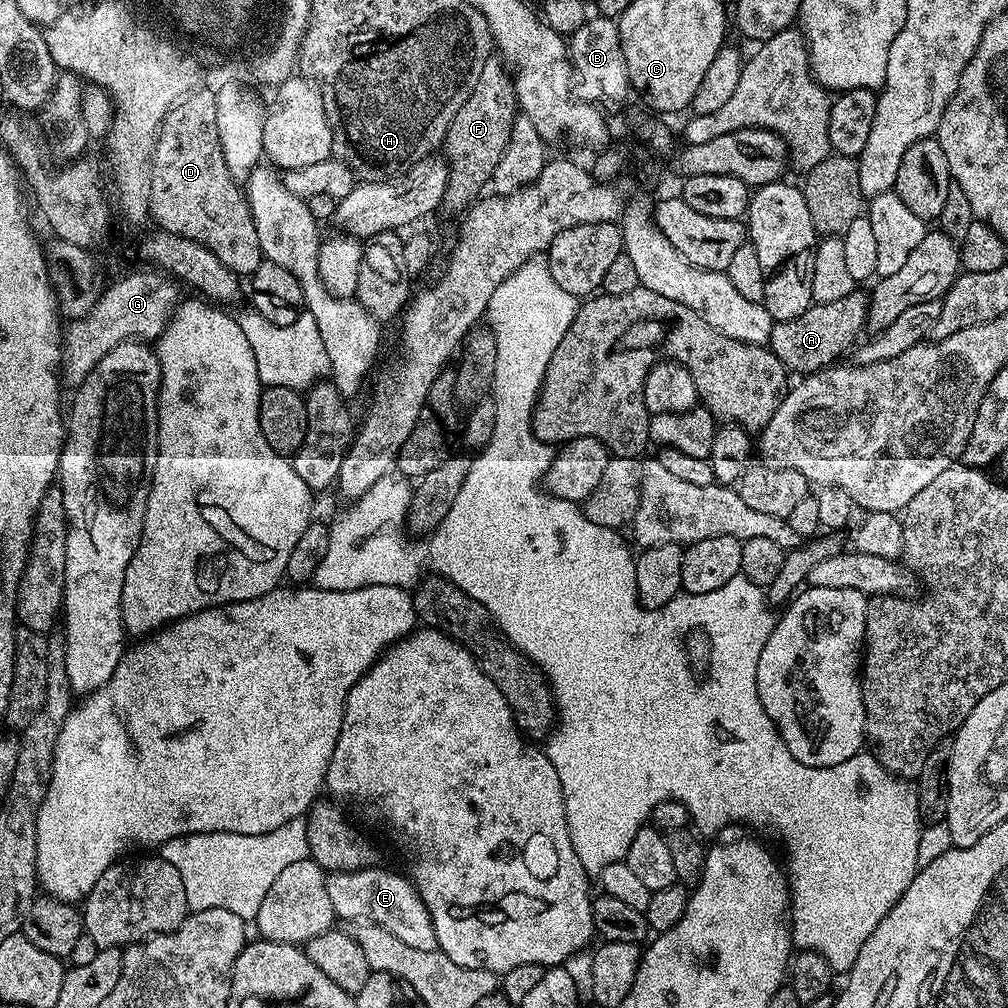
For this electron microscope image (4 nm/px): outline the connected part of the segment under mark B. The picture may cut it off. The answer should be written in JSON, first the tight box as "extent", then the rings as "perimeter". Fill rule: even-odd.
{"extent":[567,15,630,104],"perimeter":[[[593,15],[584,21],[583,26],[572,33],[567,41],[568,54],[572,62],[574,91],[582,100],[591,104],[620,104],[630,93],[626,58],[622,54],[620,26],[615,19]]]}

